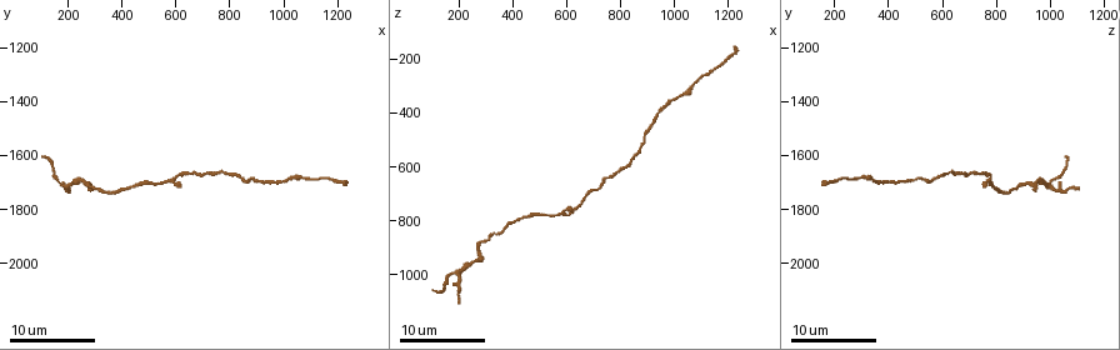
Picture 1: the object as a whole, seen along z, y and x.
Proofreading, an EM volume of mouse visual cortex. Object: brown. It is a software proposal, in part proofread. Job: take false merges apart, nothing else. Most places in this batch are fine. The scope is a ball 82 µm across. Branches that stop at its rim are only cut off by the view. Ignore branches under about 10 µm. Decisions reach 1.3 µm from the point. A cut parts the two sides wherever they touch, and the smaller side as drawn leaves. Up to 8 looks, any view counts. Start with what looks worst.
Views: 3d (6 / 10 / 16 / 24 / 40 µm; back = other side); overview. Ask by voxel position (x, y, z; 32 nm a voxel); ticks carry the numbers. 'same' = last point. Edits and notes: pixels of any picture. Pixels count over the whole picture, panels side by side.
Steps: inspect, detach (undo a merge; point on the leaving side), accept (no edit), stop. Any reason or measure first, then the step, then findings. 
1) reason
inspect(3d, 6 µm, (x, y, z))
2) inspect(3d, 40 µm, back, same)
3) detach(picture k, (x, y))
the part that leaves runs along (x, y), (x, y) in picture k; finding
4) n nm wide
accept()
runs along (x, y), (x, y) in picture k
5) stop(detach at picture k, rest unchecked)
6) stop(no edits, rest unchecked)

three-way junction
inspect(3d, 10 µm, (200, 1720, 990))

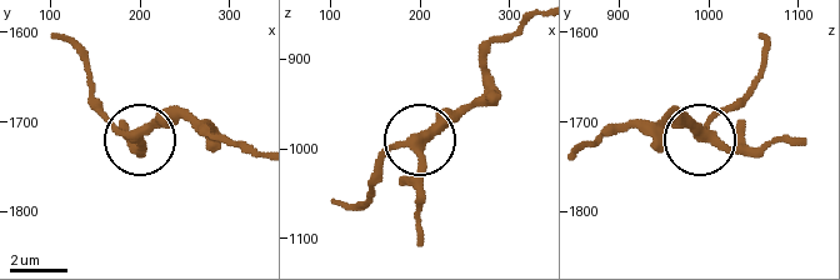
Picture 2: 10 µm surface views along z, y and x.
accept()
one cell here

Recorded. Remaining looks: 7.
two arms in line, one across
inspect(3d, 16 µm, (590, 1700, 780))

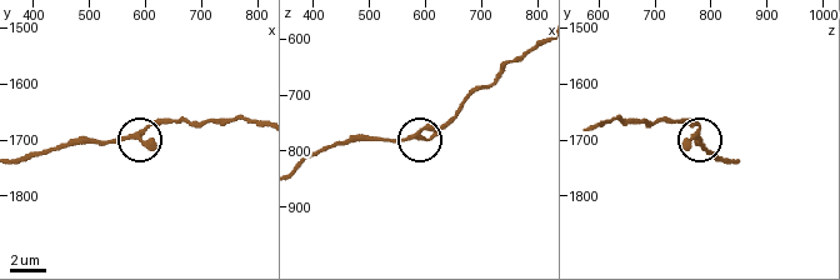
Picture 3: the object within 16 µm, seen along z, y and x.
210 nm wide
accept()
runs along (188, 119), (156, 124), (134, 138), (78, 141) in picture 3; one cell here

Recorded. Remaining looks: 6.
thin neck
inspect(3d, 10 µm, (770, 1660, 630))

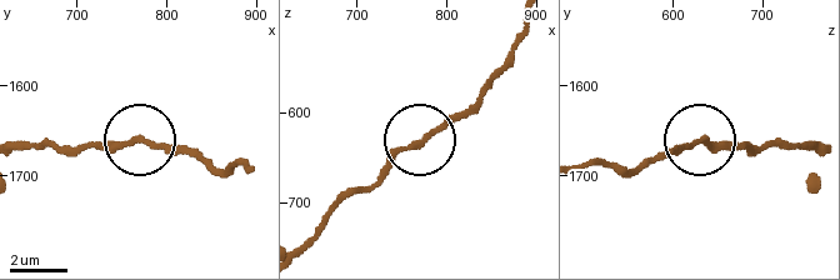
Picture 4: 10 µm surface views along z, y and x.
closer look
inspect(3d, 6 µm, (775, 1665, 630))

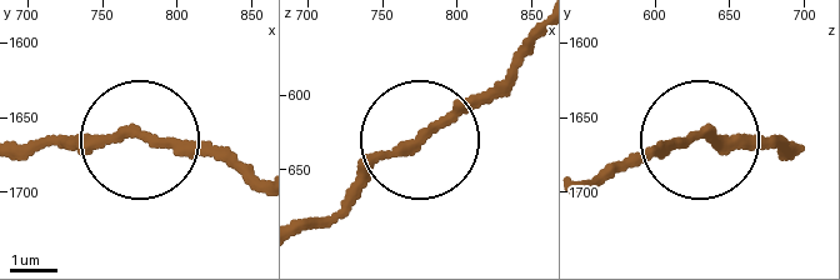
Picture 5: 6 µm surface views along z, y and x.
accept()
one cell here

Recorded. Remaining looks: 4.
thick turns thin
inspect(3d, 10 µm, (1010, 1690, 340))

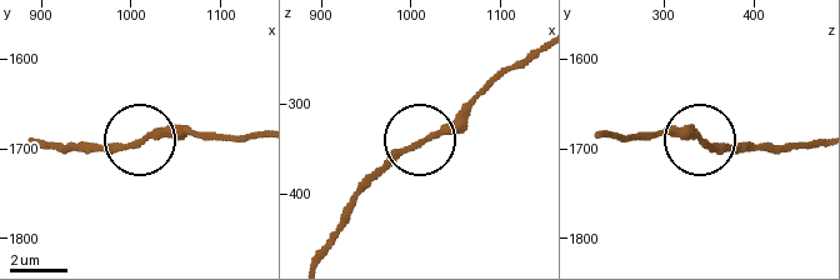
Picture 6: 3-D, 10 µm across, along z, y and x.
accept()
runs along (813, 145), (713, 145), (643, 130) in picture 6; continuous, no second cell

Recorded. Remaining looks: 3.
stop(no edits, rest unchecked)

